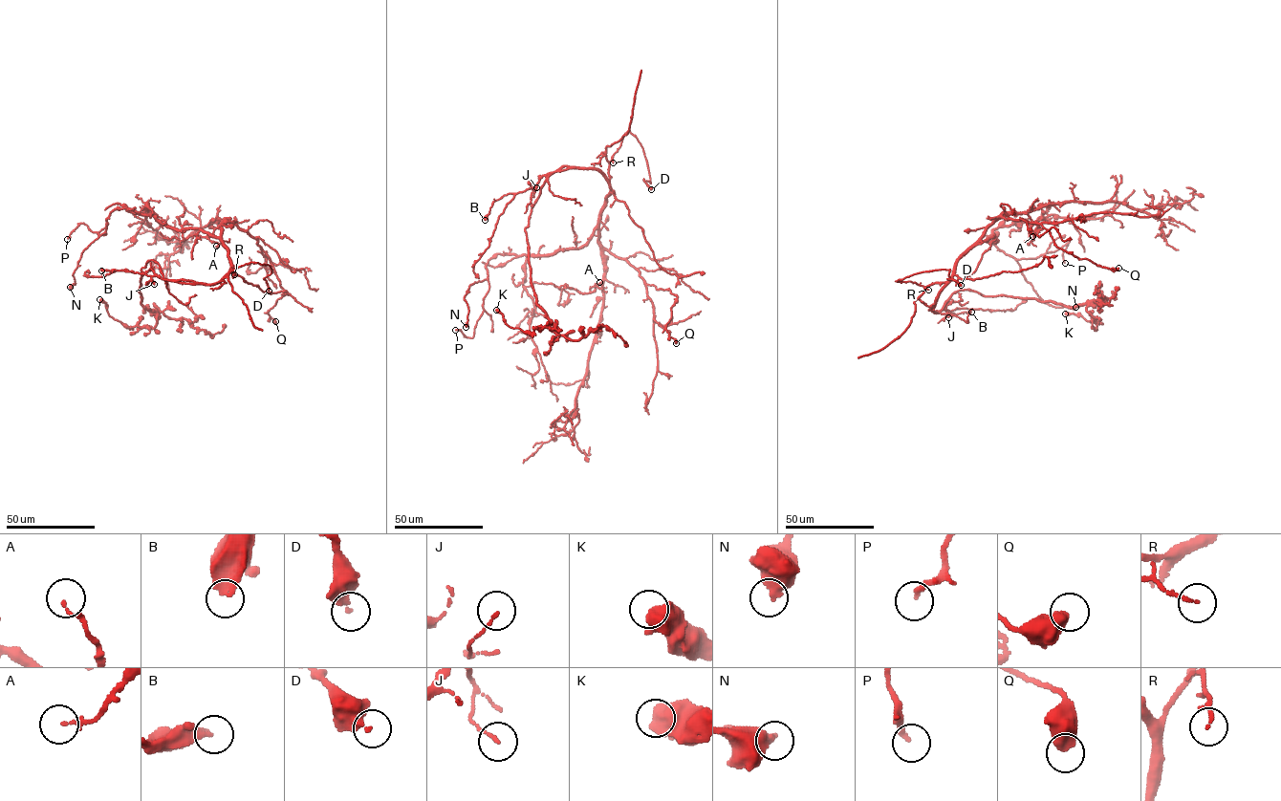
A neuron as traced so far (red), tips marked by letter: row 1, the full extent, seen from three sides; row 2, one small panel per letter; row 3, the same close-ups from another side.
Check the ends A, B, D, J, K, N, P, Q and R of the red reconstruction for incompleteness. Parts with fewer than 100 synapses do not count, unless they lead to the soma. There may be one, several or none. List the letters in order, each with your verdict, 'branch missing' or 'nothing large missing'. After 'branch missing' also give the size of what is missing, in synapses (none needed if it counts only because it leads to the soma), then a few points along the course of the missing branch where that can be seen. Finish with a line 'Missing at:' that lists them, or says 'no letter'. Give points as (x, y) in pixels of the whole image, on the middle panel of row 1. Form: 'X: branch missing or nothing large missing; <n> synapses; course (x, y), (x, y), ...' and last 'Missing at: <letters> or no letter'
A: nothing large missing
B: nothing large missing
D: nothing large missing
J: nothing large missing
K: nothing large missing
N: nothing large missing
P: nothing large missing
Q: nothing large missing
R: nothing large missing
Missing at: no letter

